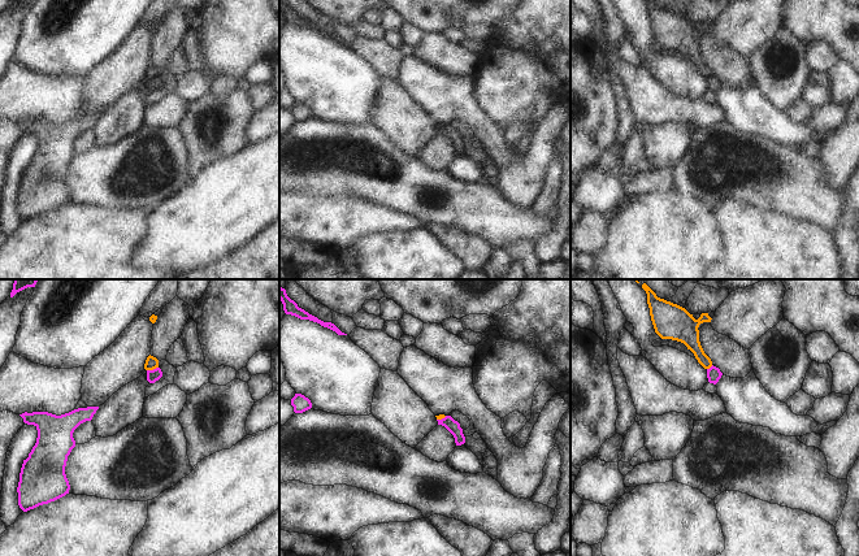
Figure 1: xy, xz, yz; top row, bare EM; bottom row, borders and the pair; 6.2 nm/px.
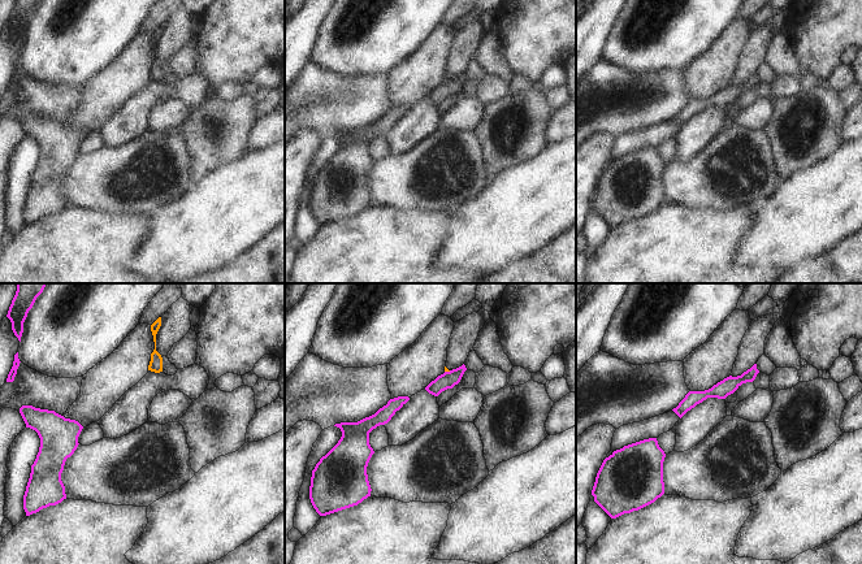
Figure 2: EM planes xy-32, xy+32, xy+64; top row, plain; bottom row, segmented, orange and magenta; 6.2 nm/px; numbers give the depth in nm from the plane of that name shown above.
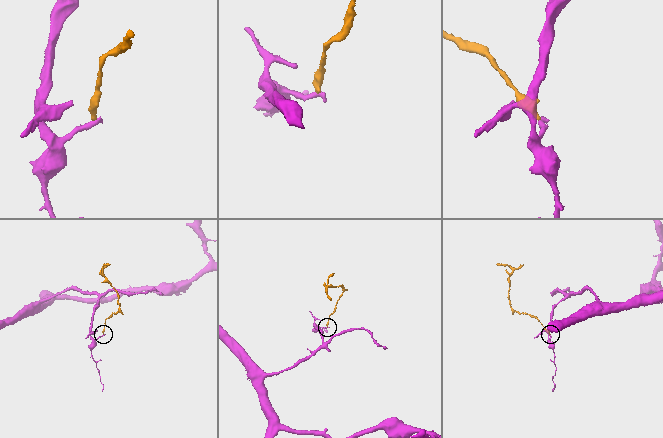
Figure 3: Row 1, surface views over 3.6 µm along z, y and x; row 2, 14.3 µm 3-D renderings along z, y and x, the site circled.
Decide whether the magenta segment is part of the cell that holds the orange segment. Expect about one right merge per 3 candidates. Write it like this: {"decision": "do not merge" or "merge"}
{"decision": "do not merge"}

